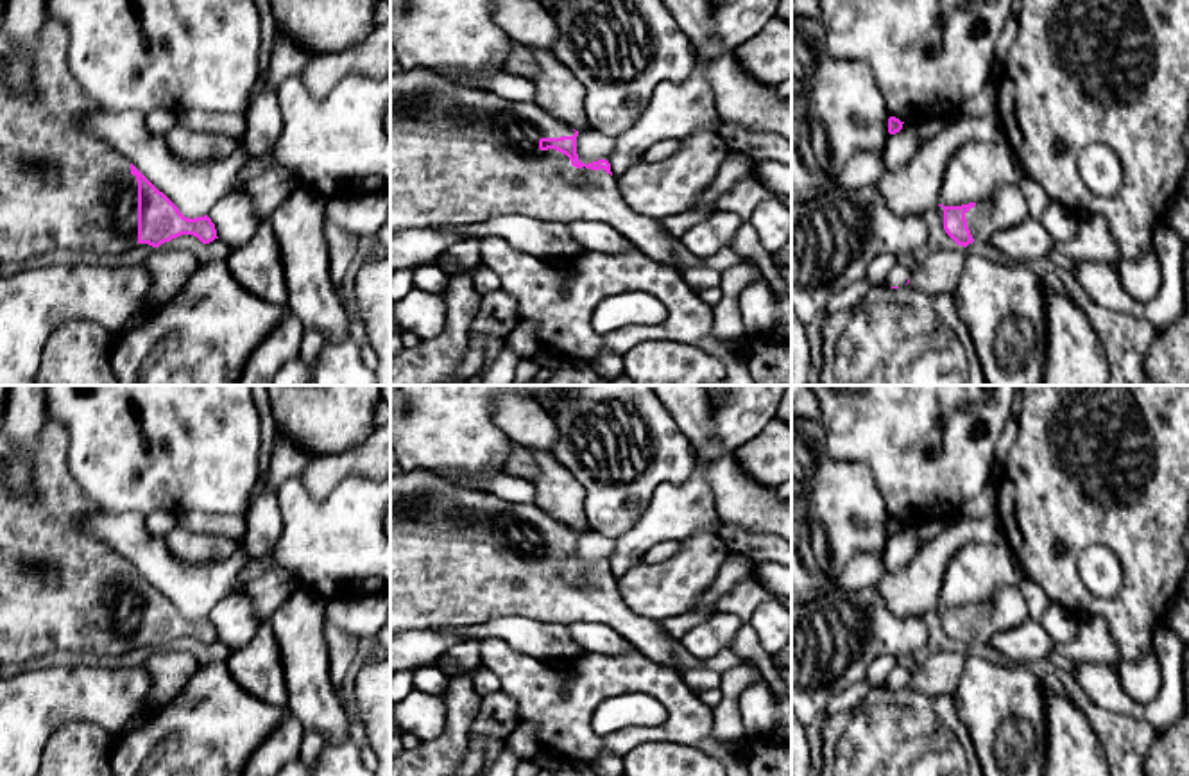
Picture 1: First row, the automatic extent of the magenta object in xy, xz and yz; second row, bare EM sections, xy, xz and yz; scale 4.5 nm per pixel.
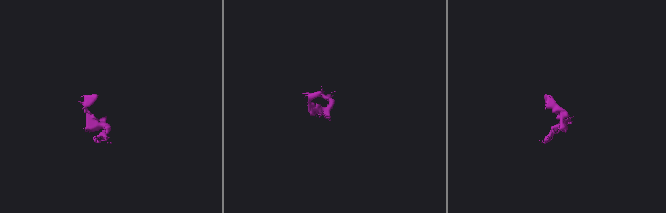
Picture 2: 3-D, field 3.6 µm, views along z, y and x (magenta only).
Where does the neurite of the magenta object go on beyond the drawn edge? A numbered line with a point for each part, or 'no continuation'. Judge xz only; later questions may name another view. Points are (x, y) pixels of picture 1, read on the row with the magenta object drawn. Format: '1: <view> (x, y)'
1: xz (459, 155)

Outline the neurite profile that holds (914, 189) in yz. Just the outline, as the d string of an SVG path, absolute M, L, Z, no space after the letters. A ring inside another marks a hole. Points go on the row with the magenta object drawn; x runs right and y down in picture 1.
M997 113L960 115L953 125L924 142L904 167L886 172L876 185L877 192L895 215L924 215L938 208L944 167L963 143L997 142L1005 136Z

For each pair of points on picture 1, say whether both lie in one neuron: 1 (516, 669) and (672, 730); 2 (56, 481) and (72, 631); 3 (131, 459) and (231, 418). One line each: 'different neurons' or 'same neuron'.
1: same neuron
2: same neuron
3: same neuron

